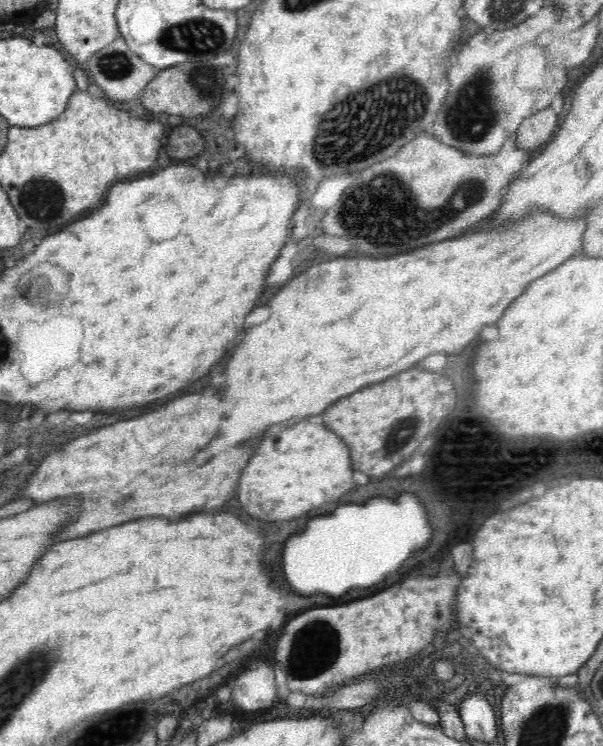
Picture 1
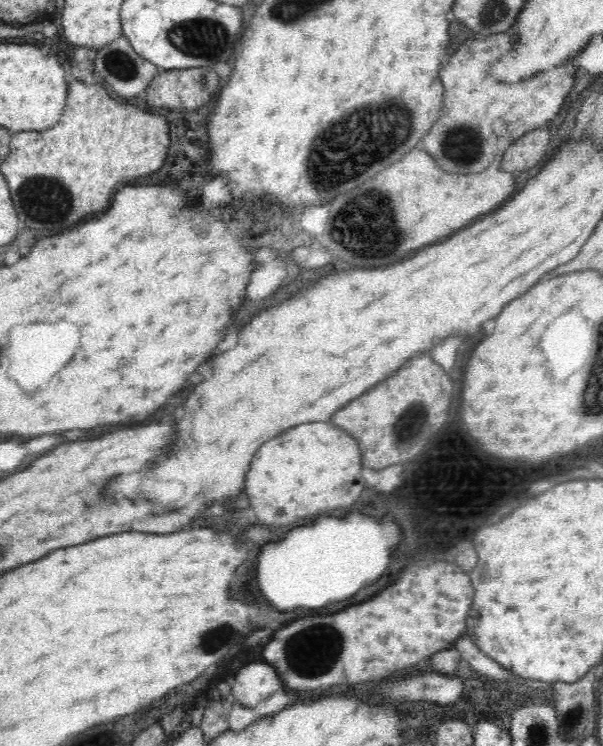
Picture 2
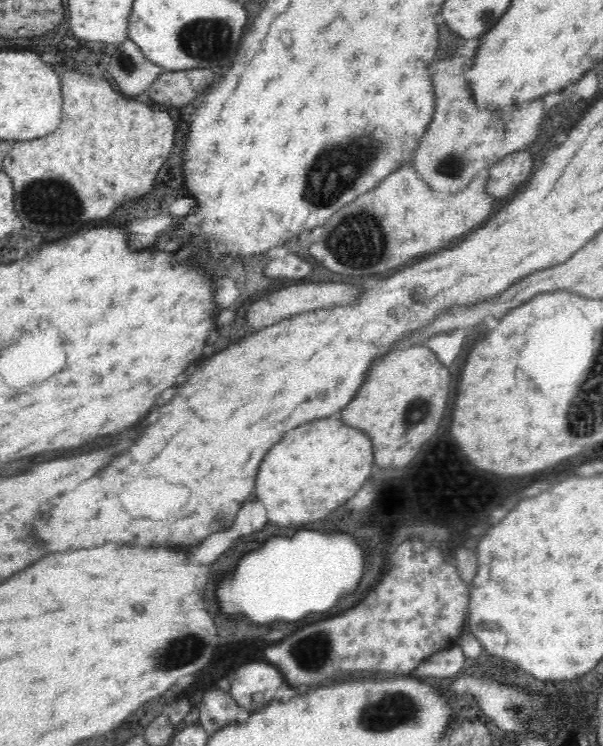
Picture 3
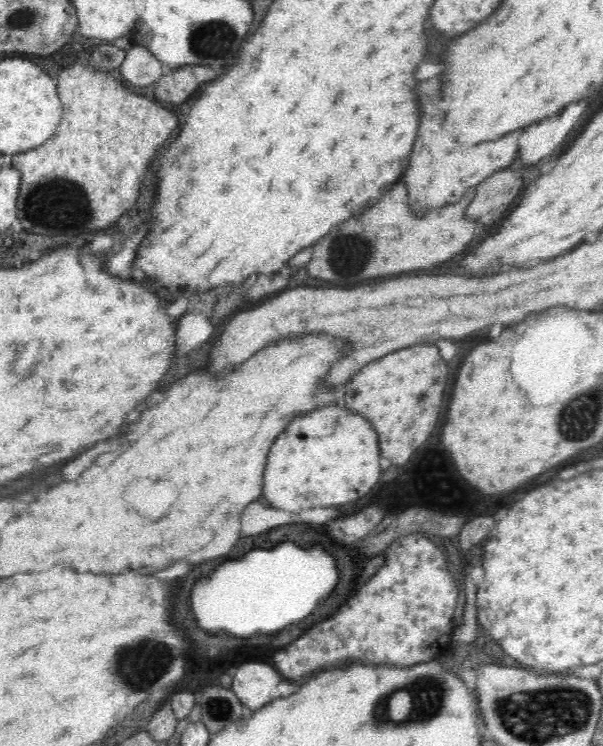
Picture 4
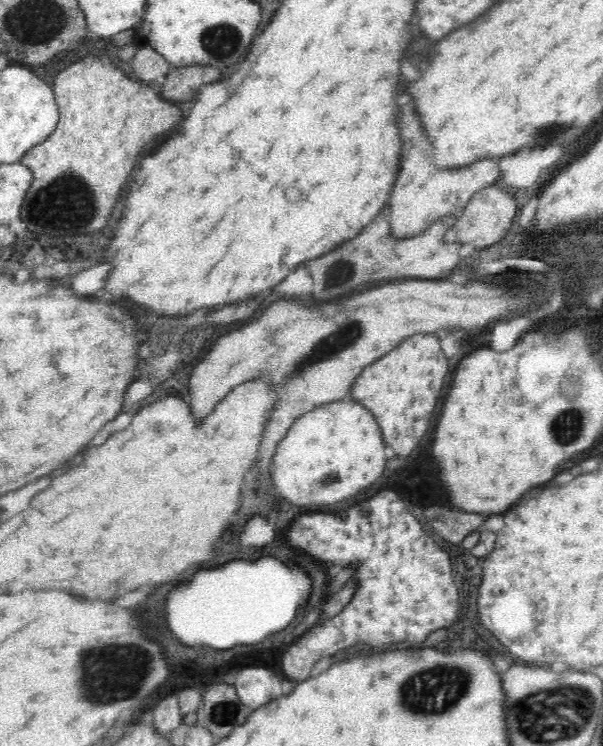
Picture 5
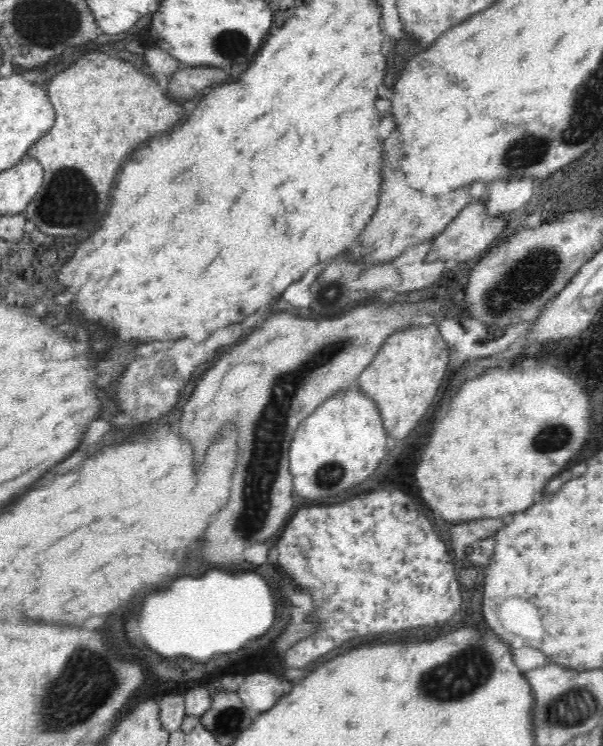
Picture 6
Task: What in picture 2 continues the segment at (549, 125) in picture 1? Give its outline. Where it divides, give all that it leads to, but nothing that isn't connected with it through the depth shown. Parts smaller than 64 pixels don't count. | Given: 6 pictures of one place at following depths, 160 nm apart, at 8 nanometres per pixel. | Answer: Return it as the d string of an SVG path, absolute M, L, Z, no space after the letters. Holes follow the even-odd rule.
M547 125L529 130L520 138L517 138L500 156L500 169L518 175L522 170L532 168L540 158L544 158L544 152L550 142L550 130Z

